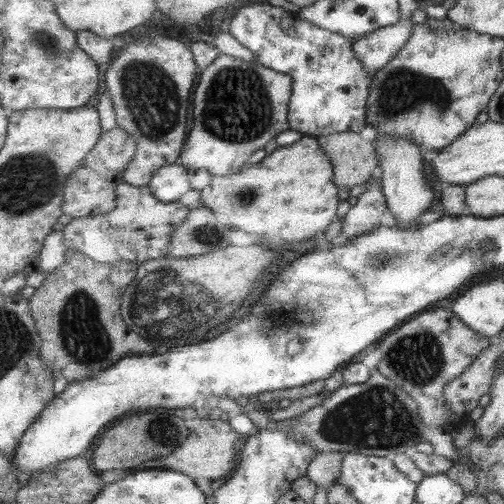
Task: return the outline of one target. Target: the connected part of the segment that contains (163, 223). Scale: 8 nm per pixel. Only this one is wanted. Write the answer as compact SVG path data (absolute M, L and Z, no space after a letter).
M129 183L117 186L117 208L91 218L75 218L67 225L57 222L54 232L62 231L68 249L84 254L97 263L129 261L137 264L168 257L172 234L188 219L187 206L181 202L159 200L150 185L136 187Z

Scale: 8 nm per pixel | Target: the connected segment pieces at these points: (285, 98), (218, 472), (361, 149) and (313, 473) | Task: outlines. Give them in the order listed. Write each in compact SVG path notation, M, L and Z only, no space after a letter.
M221 53L217 60L199 75L193 91L192 106L195 108L191 112L191 129L183 152L181 152L180 164L185 165L191 171L205 168L211 176L227 176L230 173L241 171L241 168L248 164L249 158L259 148L265 148L267 142L271 142L273 138L276 139L281 132L291 129L288 114L293 84L292 76L267 68L257 60L244 61Z
M227 417L217 418L217 420L199 420L197 428L191 431L189 438L173 454L147 461L143 466L136 467L136 470L161 468L183 472L193 479L203 477L214 481L220 480L223 476L232 474L237 450L245 439L243 434L239 434L231 428Z
M358 132L320 136L318 140L332 160L334 180L339 190L353 190L368 183L378 173L380 160L375 142L363 140Z
M319 453L308 468L308 476L317 488L330 488L342 476L345 453Z

